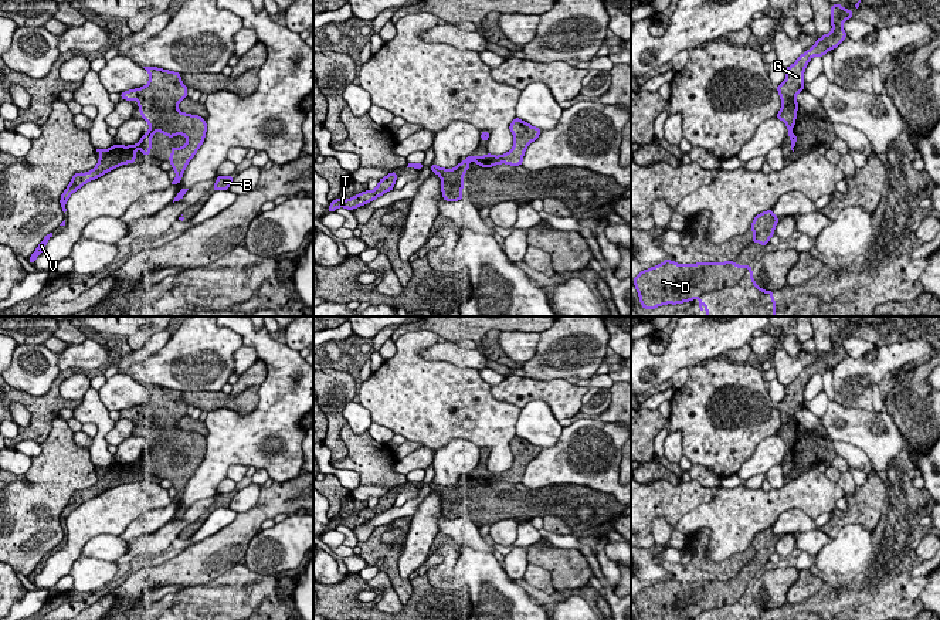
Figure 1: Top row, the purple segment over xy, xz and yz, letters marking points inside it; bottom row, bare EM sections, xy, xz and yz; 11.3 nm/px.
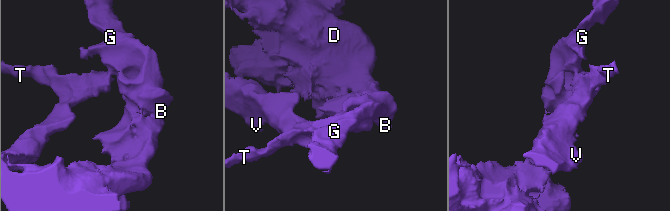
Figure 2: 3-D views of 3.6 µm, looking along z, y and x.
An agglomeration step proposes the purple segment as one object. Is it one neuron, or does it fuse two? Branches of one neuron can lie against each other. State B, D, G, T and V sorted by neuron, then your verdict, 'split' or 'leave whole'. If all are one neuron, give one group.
groups B D G / T V; split

